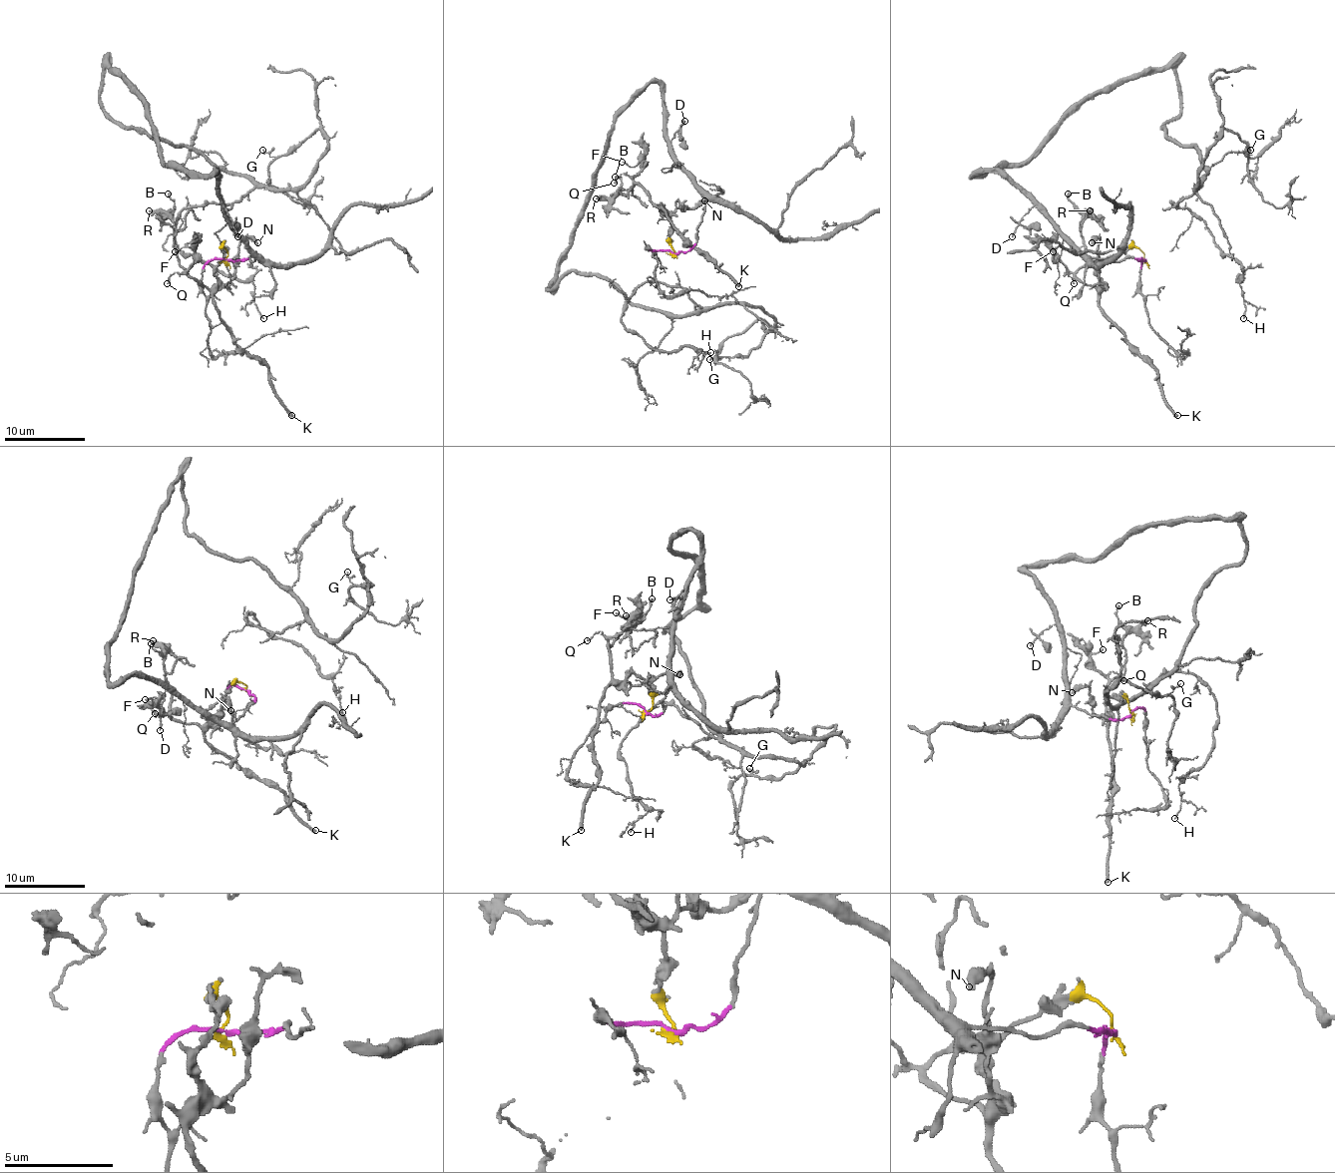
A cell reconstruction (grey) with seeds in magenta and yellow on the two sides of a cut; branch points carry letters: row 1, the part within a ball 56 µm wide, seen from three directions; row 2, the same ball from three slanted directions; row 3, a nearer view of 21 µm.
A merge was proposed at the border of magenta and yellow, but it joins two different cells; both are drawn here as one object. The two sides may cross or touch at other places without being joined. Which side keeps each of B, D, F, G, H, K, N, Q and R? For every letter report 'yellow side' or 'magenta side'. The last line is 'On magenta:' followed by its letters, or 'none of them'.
B: yellow side
D: magenta side
F: yellow side
G: magenta side
H: magenta side
K: yellow side
N: yellow side
Q: yellow side
R: yellow side
On magenta: D, G, H

